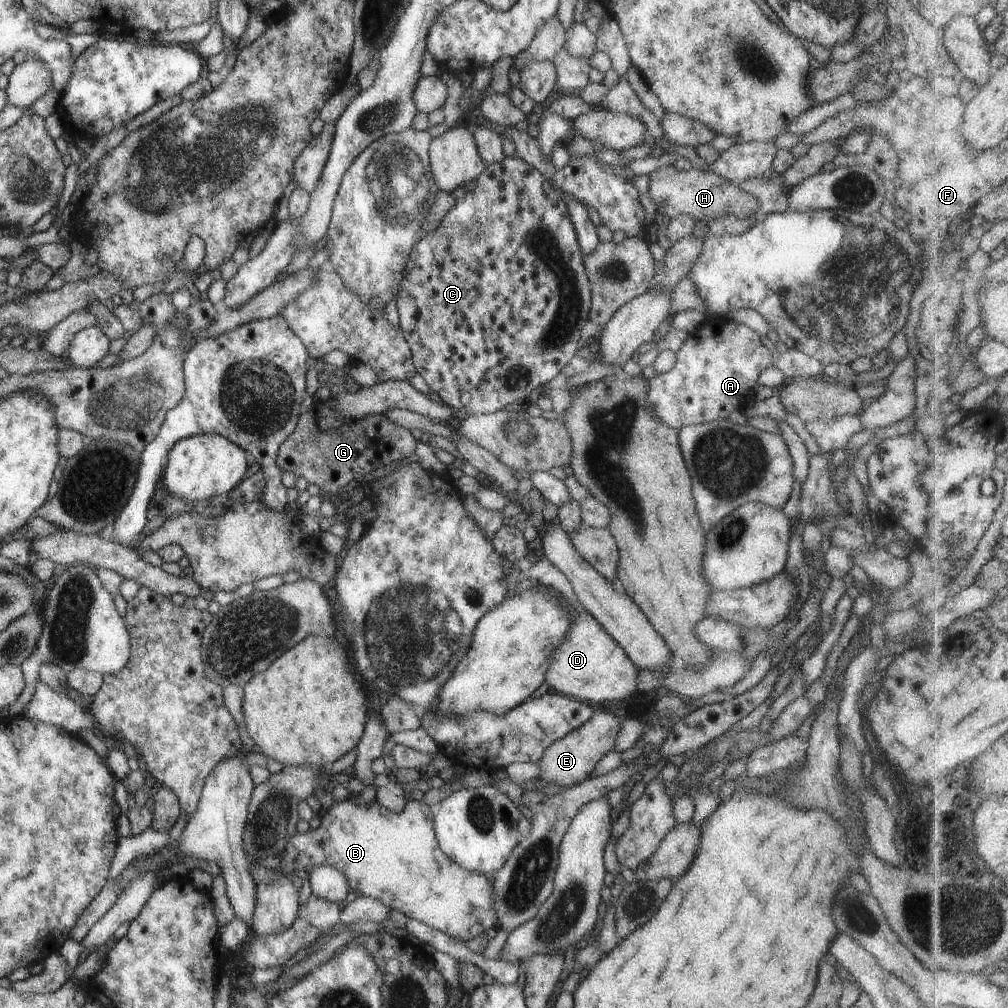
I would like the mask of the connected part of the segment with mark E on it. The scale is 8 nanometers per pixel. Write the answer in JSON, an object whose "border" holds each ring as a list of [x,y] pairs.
{"border":[[[600,709],[594,710],[594,714],[582,726],[557,740],[544,752],[544,756],[538,759],[540,766],[540,778],[544,782],[554,782],[560,786],[575,785],[591,776],[594,767],[610,750],[614,749],[614,742],[623,722],[616,715]]]}

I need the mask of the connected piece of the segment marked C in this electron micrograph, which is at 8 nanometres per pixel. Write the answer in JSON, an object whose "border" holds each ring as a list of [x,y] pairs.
{"border":[[[516,155],[486,165],[484,172],[476,179],[474,190],[469,191],[462,200],[456,201],[454,208],[446,212],[438,228],[425,233],[418,240],[418,244],[414,244],[406,262],[406,272],[402,274],[396,304],[400,316],[400,330],[412,352],[416,372],[440,396],[441,402],[454,408],[459,416],[488,415],[505,409],[506,405],[515,400],[528,397],[534,388],[552,380],[577,354],[578,347],[582,344],[580,330],[589,320],[591,309],[590,281],[584,268],[577,232],[562,192],[558,192],[551,180]]]}

